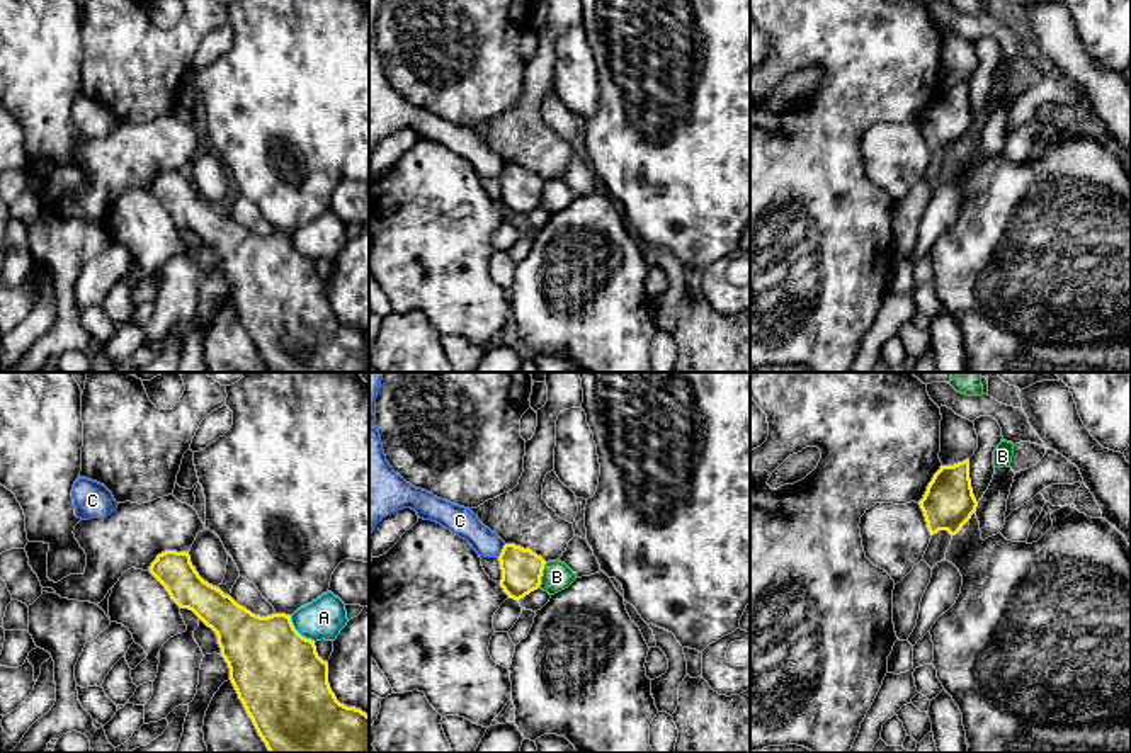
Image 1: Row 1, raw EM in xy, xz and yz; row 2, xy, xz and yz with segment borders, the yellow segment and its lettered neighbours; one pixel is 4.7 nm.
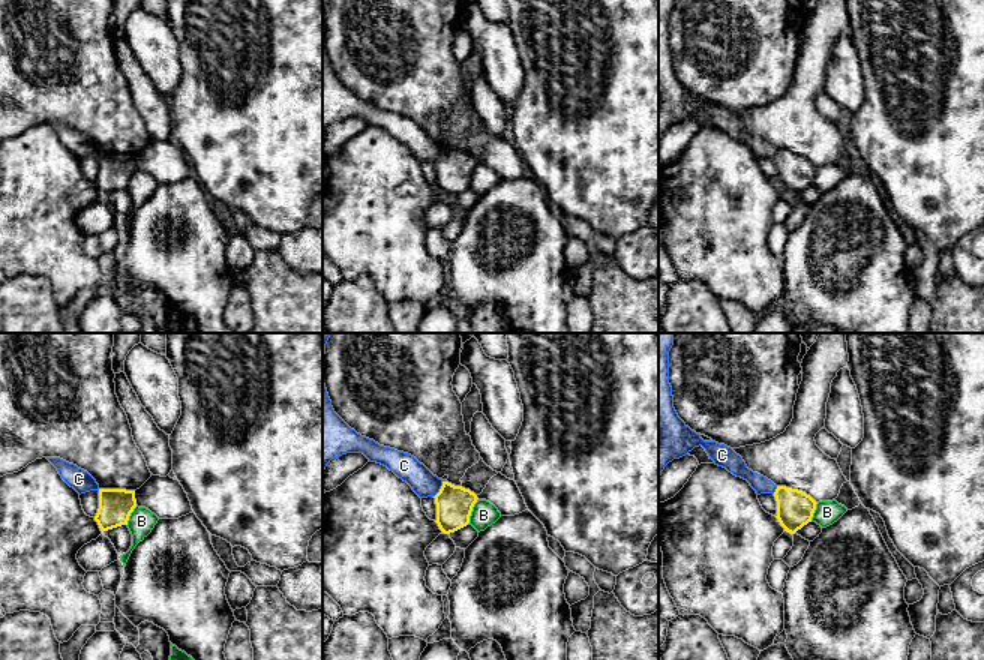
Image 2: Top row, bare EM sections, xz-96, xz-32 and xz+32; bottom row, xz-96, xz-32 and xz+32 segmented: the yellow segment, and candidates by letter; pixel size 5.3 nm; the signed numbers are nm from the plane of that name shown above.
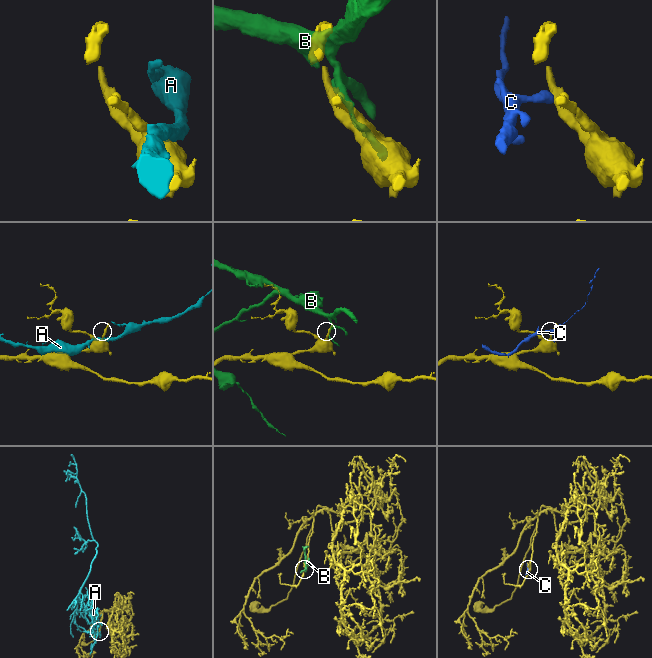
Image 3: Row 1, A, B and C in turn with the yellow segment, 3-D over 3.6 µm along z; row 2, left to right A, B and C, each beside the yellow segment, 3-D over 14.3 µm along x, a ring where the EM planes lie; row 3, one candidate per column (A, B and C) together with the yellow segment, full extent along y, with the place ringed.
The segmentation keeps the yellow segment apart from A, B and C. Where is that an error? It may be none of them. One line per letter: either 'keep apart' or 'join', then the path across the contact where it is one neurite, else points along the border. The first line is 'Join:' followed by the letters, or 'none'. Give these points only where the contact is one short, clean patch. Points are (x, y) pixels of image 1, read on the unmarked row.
Join: none
A: keep apart
B: keep apart | along xz (546, 182), (538, 206)
C: keep apart | along xz (505, 164), (497, 175)

